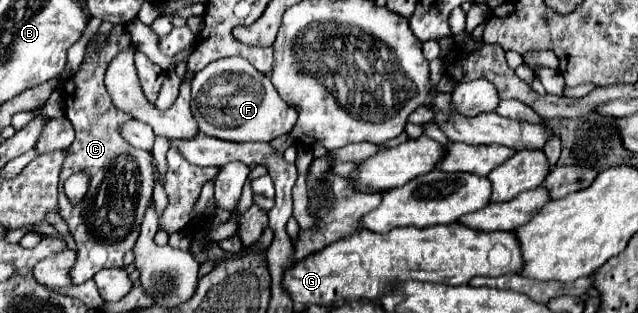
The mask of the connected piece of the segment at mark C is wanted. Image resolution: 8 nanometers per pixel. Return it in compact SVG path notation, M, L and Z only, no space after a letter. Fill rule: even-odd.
M117 26L109 36L107 46L99 54L91 54L83 60L73 78L77 88L73 96L73 106L67 106L65 112L75 128L75 142L67 150L69 154L59 180L59 214L67 222L71 236L77 244L77 262L71 270L73 284L83 284L91 280L101 268L125 268L123 258L133 248L139 236L143 216L153 202L153 156L145 150L129 146L119 136L119 124L127 122L131 116L113 106L103 84L109 60L113 60L123 48L127 48L127 44L131 44L129 32L125 30L125 26ZM77 172L87 174L89 188L79 204L71 204L65 190L61 188L65 180ZM91 230L97 238L87 238Z

